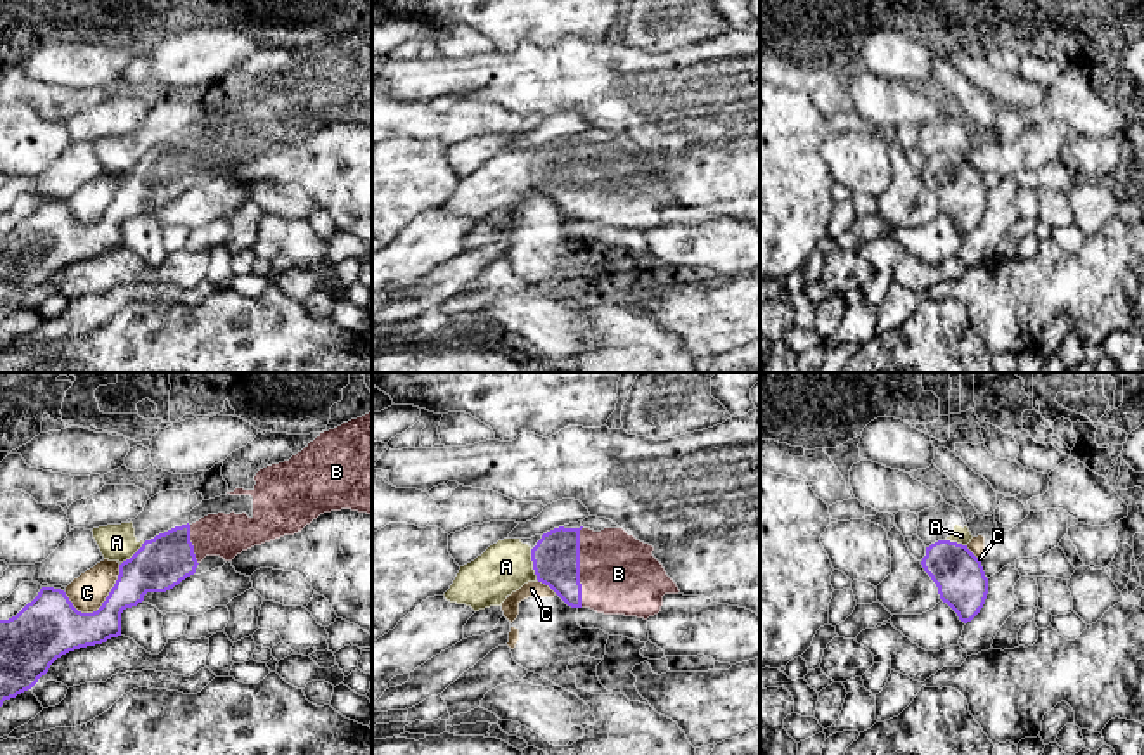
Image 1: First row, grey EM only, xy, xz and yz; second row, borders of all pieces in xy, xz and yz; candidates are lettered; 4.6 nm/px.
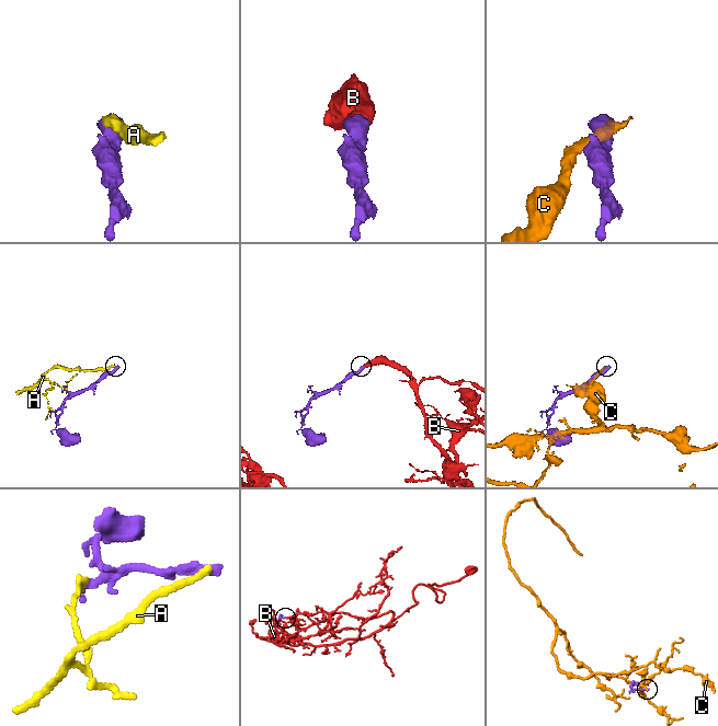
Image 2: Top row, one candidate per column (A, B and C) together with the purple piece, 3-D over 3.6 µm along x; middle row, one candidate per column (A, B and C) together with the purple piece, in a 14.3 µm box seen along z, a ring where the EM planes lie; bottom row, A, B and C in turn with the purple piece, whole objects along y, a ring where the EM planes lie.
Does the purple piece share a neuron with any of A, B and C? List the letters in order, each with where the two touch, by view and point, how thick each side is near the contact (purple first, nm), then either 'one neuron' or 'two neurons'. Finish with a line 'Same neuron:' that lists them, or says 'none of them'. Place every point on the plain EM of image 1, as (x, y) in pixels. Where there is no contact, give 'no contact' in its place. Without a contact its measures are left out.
A: xz (533, 177) | 220/240 nm | two neurons
B: xz (578, 179) | 220/360 nm | one neuron
C: xy (102, 217) | 260/170 nm | two neurons
Same neuron: B

